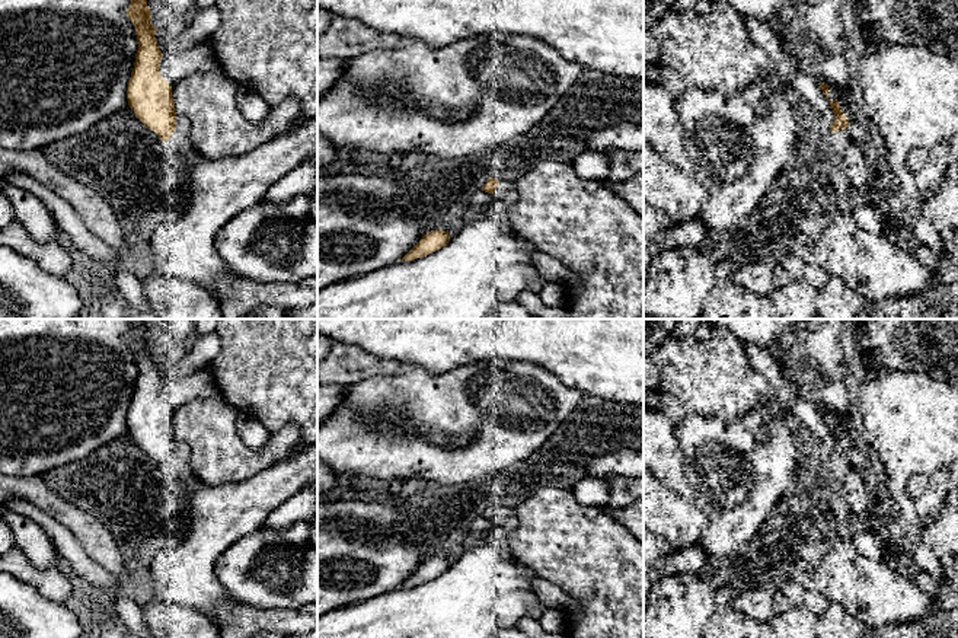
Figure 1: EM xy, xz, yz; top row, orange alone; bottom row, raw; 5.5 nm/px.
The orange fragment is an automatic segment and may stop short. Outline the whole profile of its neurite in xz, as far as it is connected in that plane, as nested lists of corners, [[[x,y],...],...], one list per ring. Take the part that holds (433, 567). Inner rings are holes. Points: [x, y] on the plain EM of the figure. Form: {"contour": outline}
{"contour": [[[432,556],[422,562],[422,565],[400,586],[400,587],[415,587],[418,584],[427,583],[446,572],[450,568],[448,558]]]}

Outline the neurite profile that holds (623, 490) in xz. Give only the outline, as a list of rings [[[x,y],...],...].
[[[604,475],[609,484],[609,504],[611,510],[622,510],[635,503],[644,503],[644,478]]]

